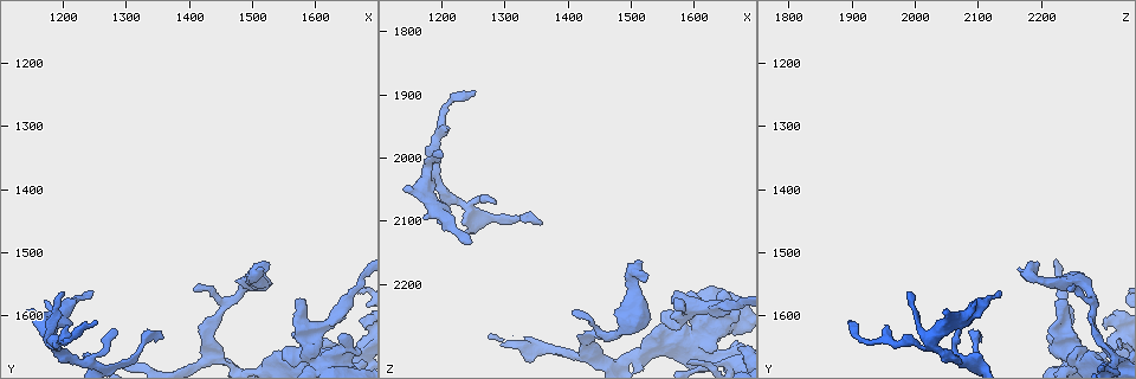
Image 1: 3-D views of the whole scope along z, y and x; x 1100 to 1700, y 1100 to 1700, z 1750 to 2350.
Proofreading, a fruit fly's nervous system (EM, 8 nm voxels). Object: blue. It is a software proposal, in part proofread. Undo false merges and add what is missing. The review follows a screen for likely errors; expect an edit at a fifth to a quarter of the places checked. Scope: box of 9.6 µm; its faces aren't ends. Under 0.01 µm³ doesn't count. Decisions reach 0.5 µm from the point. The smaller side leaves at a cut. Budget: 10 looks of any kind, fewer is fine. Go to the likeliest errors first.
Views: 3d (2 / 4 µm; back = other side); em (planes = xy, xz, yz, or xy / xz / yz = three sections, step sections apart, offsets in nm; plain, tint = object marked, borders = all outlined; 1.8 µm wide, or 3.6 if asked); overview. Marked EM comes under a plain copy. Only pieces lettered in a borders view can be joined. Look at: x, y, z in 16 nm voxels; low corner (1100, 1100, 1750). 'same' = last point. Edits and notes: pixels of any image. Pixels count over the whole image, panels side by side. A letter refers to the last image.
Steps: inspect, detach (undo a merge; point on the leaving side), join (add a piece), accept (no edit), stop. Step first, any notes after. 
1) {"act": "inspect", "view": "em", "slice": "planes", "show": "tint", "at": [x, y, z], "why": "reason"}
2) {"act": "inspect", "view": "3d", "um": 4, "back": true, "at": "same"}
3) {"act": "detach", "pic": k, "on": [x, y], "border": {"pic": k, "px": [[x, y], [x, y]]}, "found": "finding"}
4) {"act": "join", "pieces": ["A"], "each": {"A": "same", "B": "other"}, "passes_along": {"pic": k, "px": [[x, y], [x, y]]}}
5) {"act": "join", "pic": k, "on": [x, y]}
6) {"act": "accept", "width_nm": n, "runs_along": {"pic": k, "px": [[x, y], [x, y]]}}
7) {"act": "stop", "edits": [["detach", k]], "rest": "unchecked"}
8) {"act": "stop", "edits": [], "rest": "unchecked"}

{"act": "inspect", "view": "em", "slice": "planes", "show": "borders", "at": [1250, 1565, 2130], "why": "free end"}

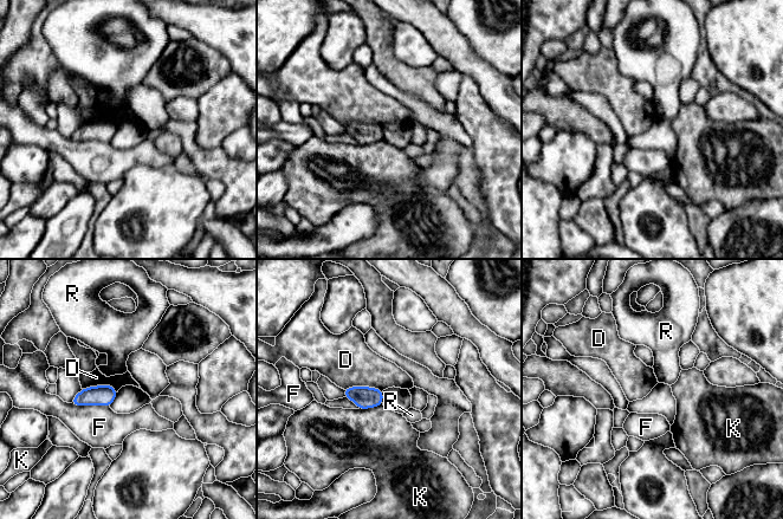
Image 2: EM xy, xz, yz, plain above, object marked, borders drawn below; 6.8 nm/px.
{"act": "accept", "each": {"D": "other", "F": "other", "K": "other", "R": "other"}, "border": {"pic": 2, "px": [[343, 388], [376, 387], [382, 391]]}, "found": "no lettered piece goes on from it"}

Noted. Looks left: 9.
{"act": "inspect", "view": "em", "slice": "yz", "step": 4, "show": "tint", "at": [1590, 1635, 2245], "why": "a narrow waist"}

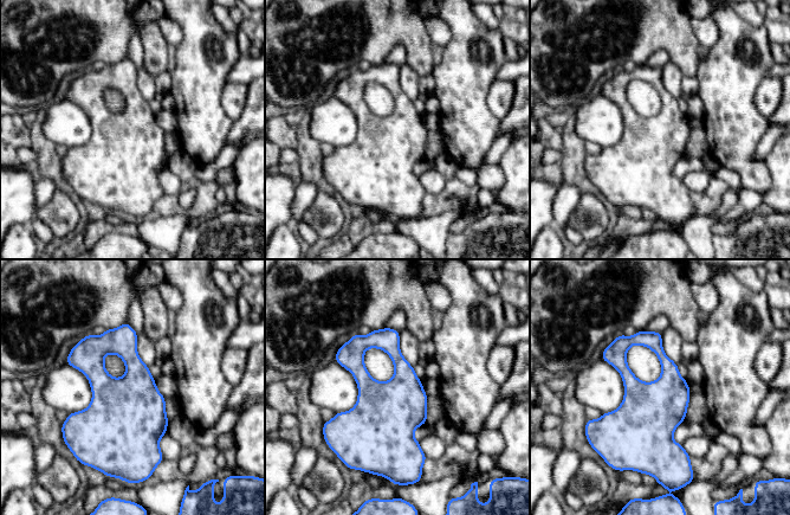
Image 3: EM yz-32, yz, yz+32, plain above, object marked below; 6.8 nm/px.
{"act": "inspect", "view": "em", "slice": "planes", "show": "borders", "at": "same"}

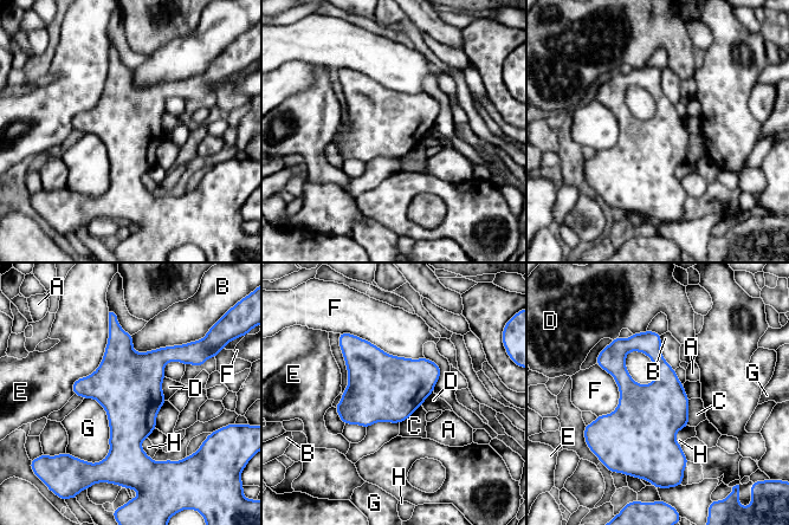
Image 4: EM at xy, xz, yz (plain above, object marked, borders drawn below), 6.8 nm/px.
{"act": "accept", "each": {"A": "other", "B": "other", "C": "other", "D": "other", "E": "other", "F": "other", "G": "other", "H": "other"}, "border": {"pic": 4, "px": [[690, 400], [689, 426]]}, "found": "continuous, no second neuron"}

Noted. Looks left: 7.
{"act": "inspect", "view": "em", "um": 3.6, "slice": "yz", "step": 4, "show": "borders", "at": [1520, 1515, 2195], "why": "free end"}

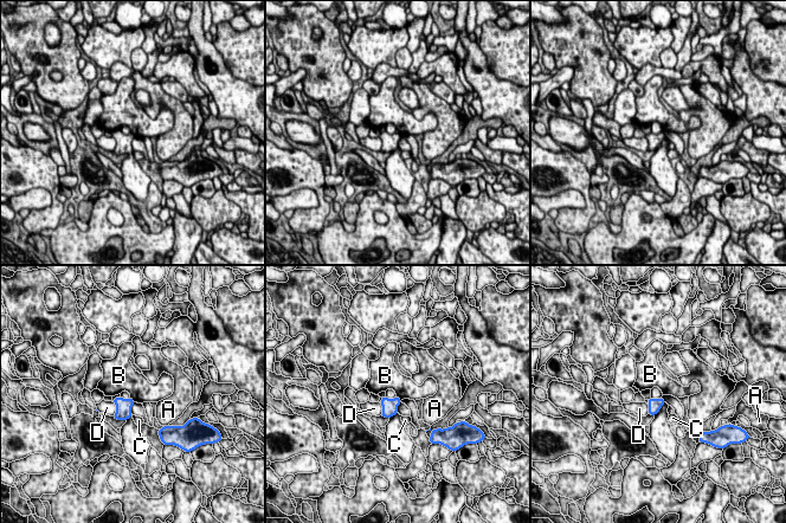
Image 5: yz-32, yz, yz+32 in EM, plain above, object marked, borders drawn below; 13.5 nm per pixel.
{"act": "accept", "width_nm": 160, "each": {"A": "other", "B": "other", "C": "other", "D": "other"}, "border": {"pic": 5, "px": [[130, 396], [135, 401]]}, "found": "no lettered piece goes on from it"}

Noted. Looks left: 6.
{"act": "inspect", "view": "em", "um": 3.6, "slice": "yz", "step": 4, "show": "tint", "at": [1205, 1640, 1920]}

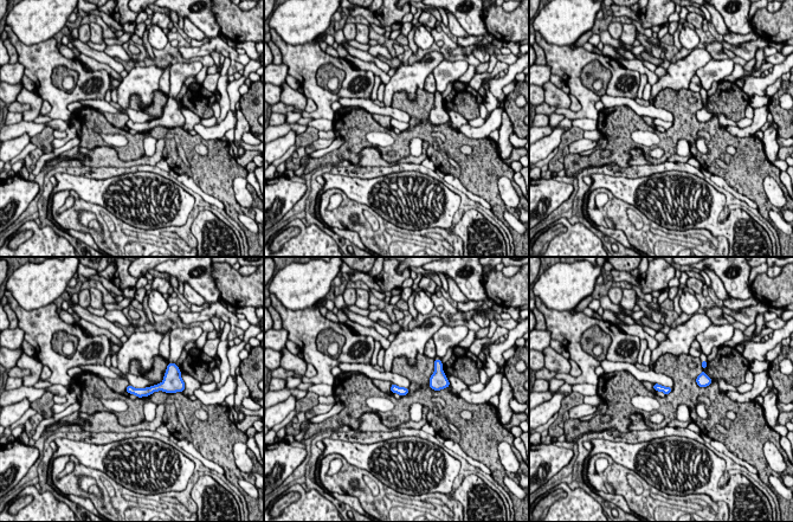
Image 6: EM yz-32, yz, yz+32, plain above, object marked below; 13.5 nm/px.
{"act": "inspect", "view": "em", "um": 3.6, "slice": "planes", "show": "borders", "at": "same", "why": "another direction"}

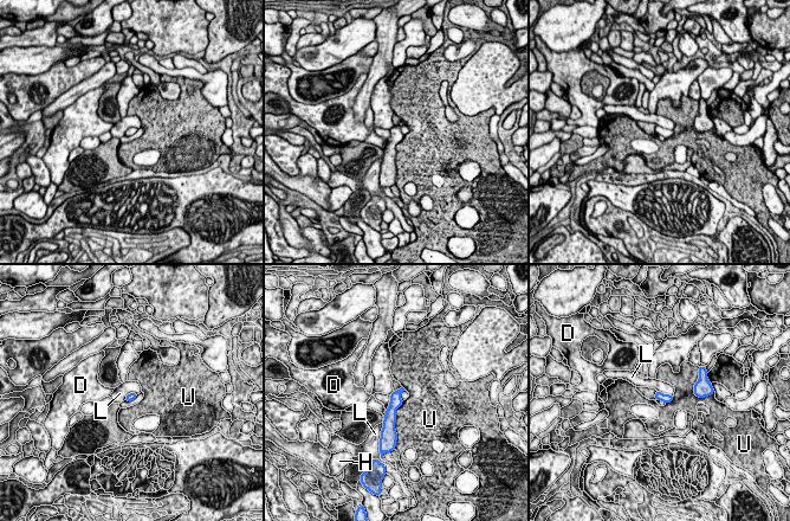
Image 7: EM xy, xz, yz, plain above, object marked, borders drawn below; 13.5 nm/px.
{"act": "accept", "longest_contact_nm": ["U", 500], "each": {"D": "other", "H": "other", "L": "other", "U": "other"}, "runs_along": {"pic": 7, "px": [[397, 393], [390, 410], [389, 430]]}, "found": "continuous, no second neuron"}

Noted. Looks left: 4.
{"act": "stop", "edits": [], "rest": "unchecked"}

